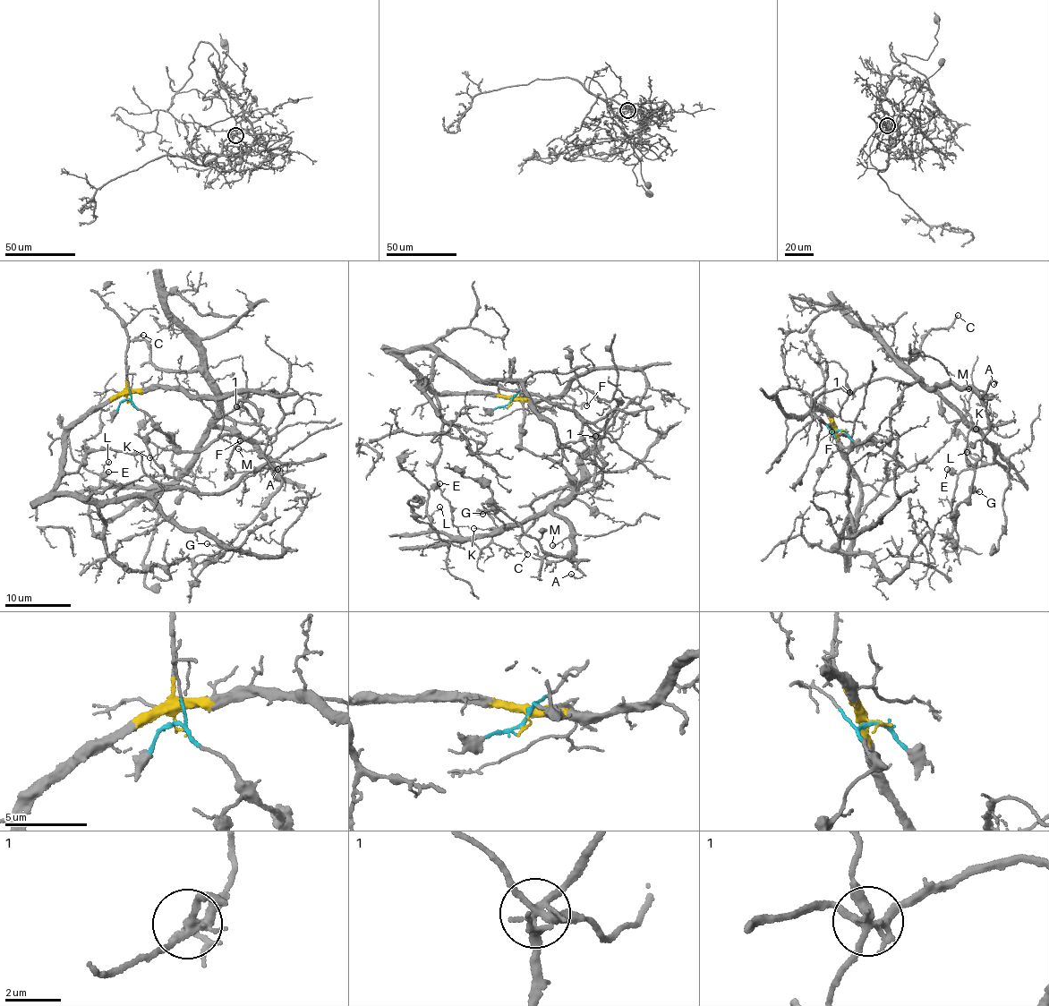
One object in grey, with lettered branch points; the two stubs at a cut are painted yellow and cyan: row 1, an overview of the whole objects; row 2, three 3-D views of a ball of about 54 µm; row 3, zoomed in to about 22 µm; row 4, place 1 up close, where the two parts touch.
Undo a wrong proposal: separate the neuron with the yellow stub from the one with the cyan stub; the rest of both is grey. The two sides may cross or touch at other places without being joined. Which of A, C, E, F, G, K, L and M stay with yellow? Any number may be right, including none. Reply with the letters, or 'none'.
none

